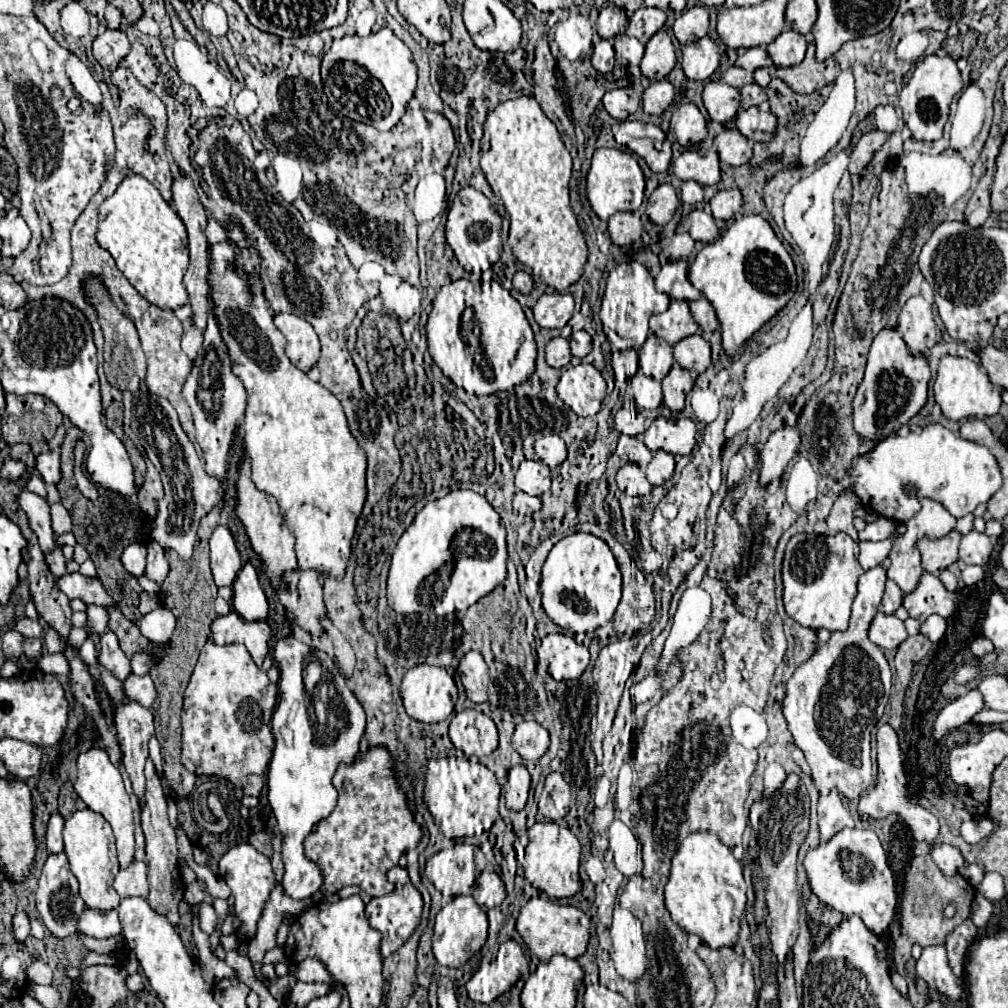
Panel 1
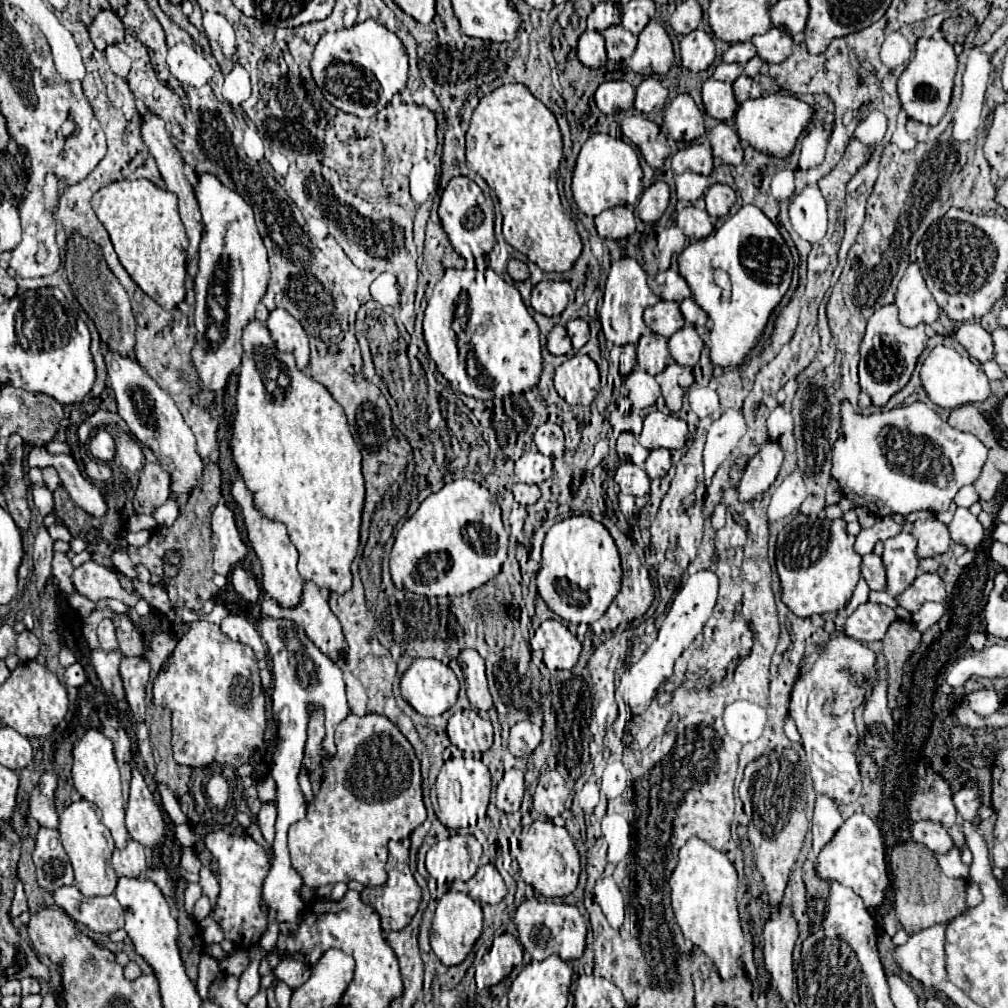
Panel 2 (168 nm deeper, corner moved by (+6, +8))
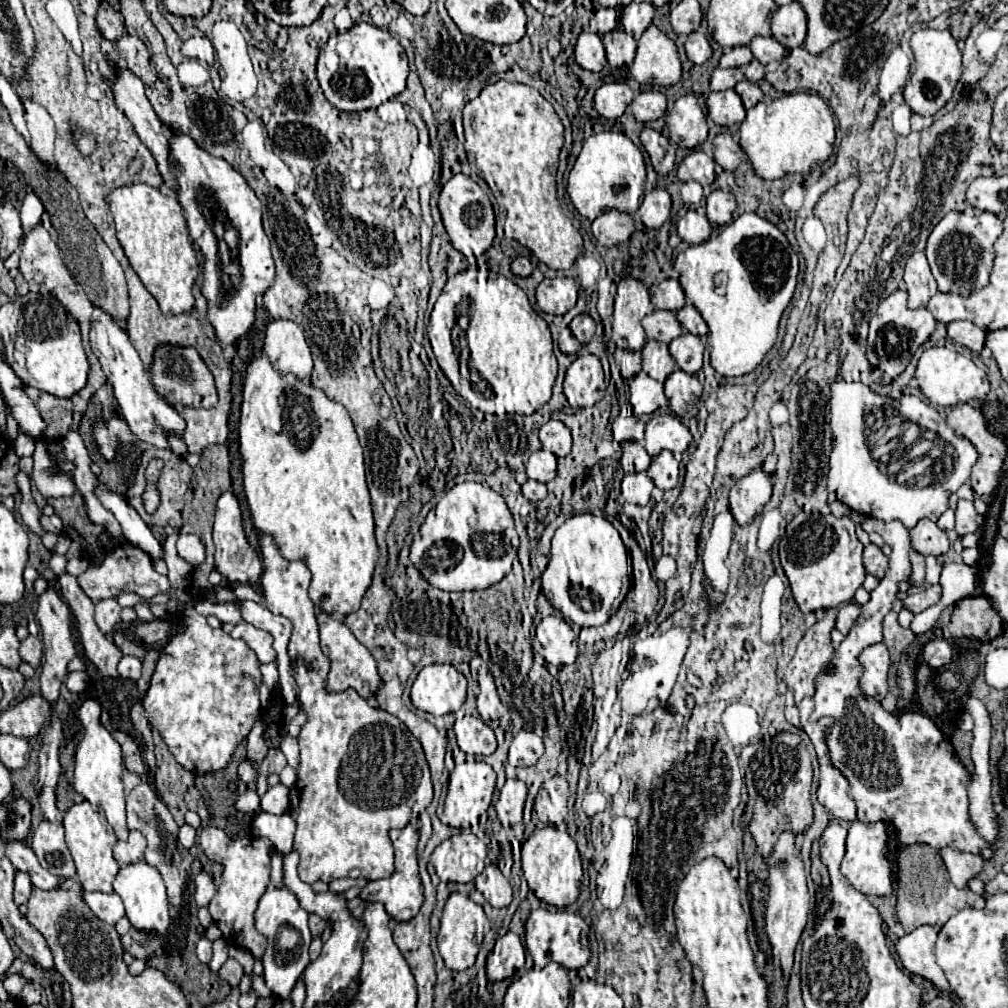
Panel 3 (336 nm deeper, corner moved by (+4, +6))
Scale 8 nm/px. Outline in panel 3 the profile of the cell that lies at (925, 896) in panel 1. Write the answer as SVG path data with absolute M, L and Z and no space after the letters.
M915 843L907 845L899 853L899 871L897 871L897 881L899 881L899 891L897 891L897 917L899 923L903 925L905 933L911 933L919 925L945 925L951 915L959 913L961 909L973 907L973 909L983 909L985 899L981 895L975 895L969 889L957 889L945 869L945 863L941 859L941 853L933 849L931 845L925 843Z

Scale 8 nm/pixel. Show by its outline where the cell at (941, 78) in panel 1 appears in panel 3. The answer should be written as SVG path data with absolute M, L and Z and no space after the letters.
M921 29L911 37L911 51L915 55L915 71L905 85L905 101L913 113L931 117L935 115L951 97L959 77L961 77L961 51L949 29Z

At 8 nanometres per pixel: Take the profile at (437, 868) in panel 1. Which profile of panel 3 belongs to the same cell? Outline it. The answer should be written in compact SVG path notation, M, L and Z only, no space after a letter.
M453 835L445 839L431 855L431 863L441 881L445 883L469 883L485 867L483 843L475 835Z

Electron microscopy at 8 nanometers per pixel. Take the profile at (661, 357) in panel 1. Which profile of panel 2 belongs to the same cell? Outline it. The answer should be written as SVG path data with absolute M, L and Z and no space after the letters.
M645 331L637 343L637 365L645 369L649 375L657 375L667 367L667 363L669 363L667 339L653 331Z

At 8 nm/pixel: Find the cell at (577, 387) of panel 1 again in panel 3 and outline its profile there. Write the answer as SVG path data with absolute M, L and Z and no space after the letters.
M581 351L565 375L563 391L567 401L571 407L591 407L603 399L605 387L601 361L595 355Z

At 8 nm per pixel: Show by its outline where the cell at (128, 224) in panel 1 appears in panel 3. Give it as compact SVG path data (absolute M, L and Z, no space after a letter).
M137 183L115 189L109 195L109 205L117 225L117 239L131 267L135 269L147 291L157 299L161 311L165 315L193 311L193 285L199 277L201 267L179 201L173 195L163 195L151 185Z

